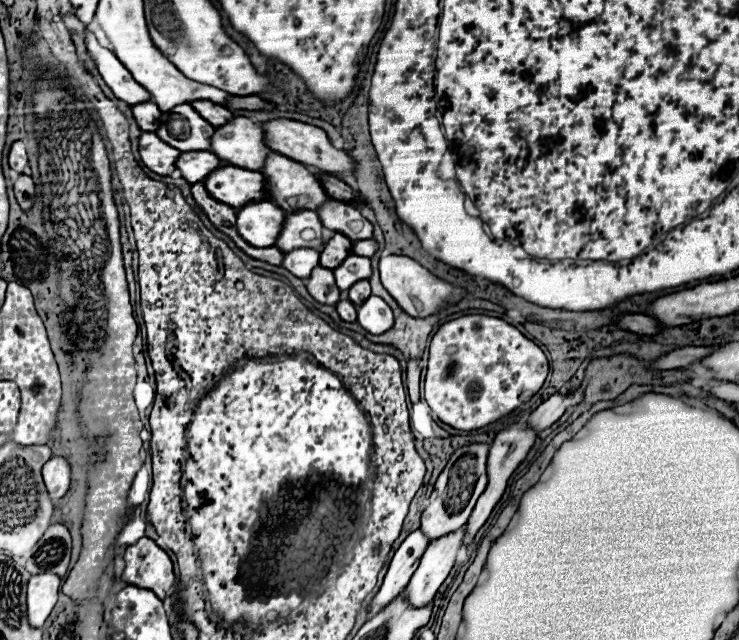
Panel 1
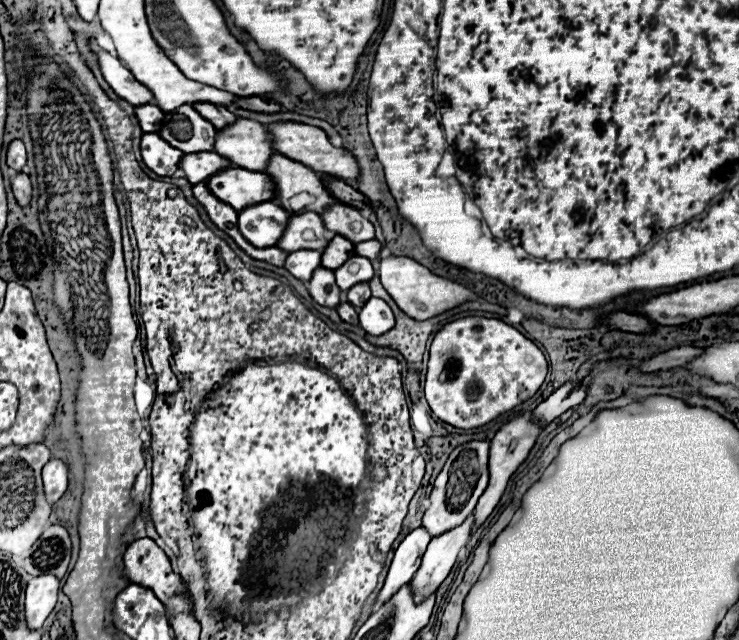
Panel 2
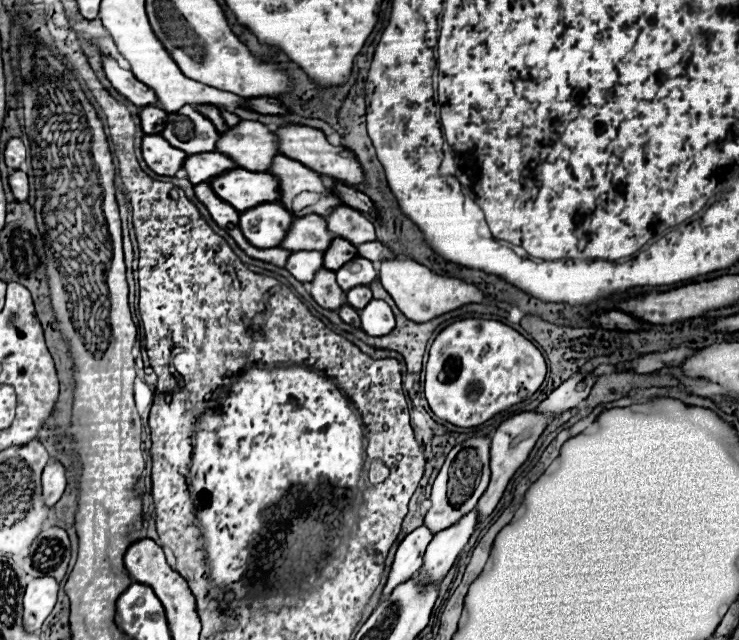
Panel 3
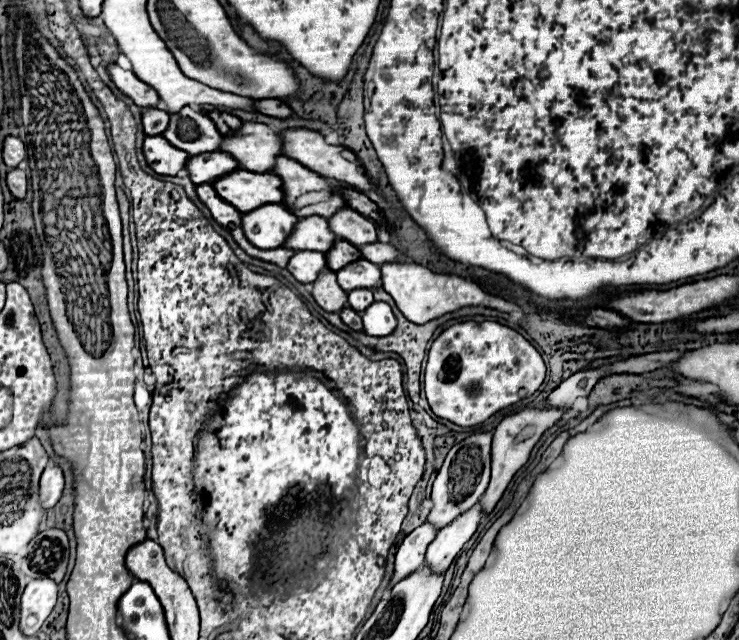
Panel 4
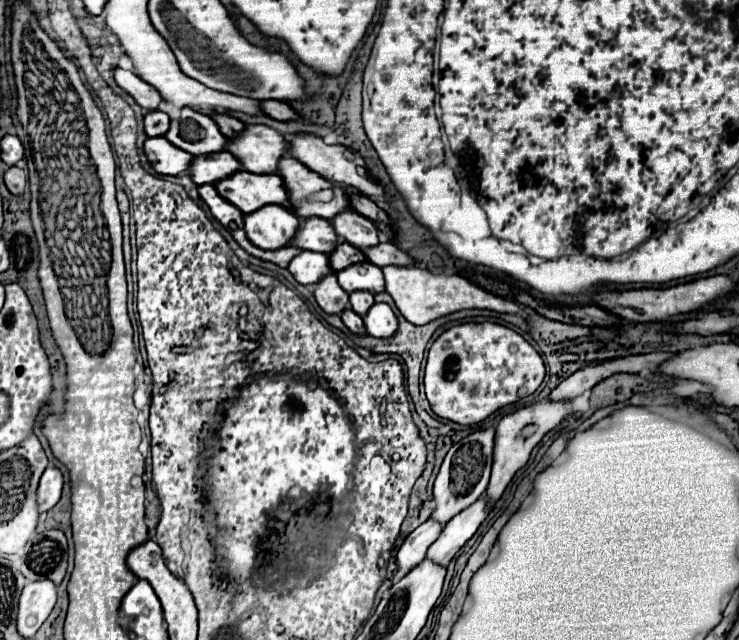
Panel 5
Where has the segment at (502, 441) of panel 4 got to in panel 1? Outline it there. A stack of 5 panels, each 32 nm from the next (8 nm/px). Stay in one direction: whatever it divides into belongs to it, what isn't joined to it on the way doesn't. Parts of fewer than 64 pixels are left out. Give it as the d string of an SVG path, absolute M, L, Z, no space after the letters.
M526 424L508 426L506 430L502 430L502 432L496 434L496 438L494 438L494 442L492 442L492 446L490 446L488 464L486 464L486 468L488 468L488 486L486 486L486 490L482 492L480 500L476 502L476 508L472 510L472 516L470 516L470 520L468 520L468 528L466 528L466 534L464 534L464 546L468 546L468 544L474 540L476 532L478 532L478 530L486 524L486 520L490 518L494 506L500 502L500 498L502 498L502 494L504 494L504 490L506 490L506 486L508 486L508 478L510 478L512 472L518 468L518 464L526 458L526 454L528 454L528 450L532 448L534 440L536 440L536 432L532 432Z

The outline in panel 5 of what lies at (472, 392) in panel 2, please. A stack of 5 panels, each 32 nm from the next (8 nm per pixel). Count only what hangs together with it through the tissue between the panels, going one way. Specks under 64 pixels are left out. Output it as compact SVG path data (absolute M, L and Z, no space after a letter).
M484 322L460 324L436 338L426 362L426 398L440 418L456 424L478 424L516 400L530 396L546 374L540 354L514 330Z

